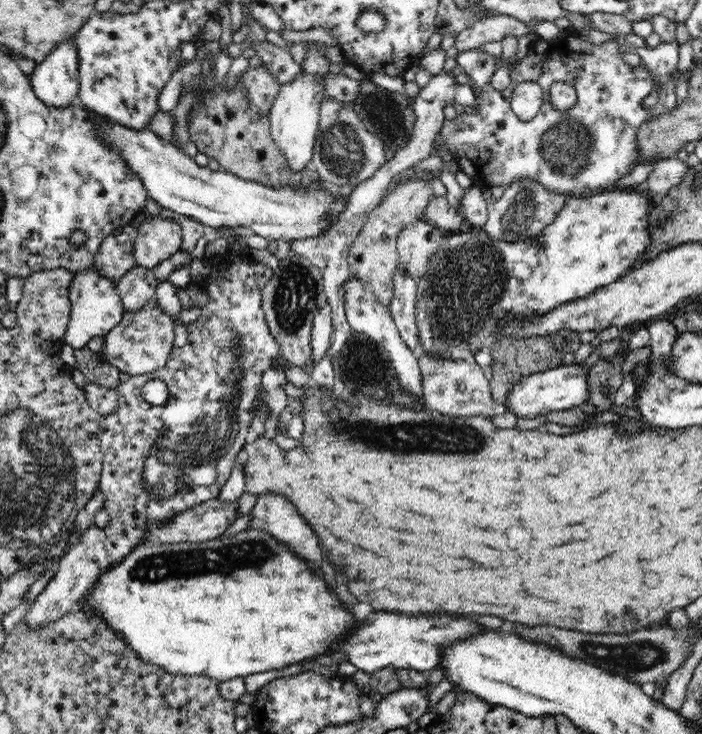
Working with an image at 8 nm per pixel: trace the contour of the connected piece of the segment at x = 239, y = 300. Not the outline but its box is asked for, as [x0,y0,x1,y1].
[23,254,280,628]

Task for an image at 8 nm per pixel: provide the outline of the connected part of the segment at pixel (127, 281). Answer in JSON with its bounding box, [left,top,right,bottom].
[117,265,161,312]

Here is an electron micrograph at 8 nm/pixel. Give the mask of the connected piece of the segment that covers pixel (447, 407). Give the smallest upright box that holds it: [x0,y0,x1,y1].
[418,352,498,420]

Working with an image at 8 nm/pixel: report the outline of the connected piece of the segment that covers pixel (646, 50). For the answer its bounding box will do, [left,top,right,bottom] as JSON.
[637,42,679,85]

